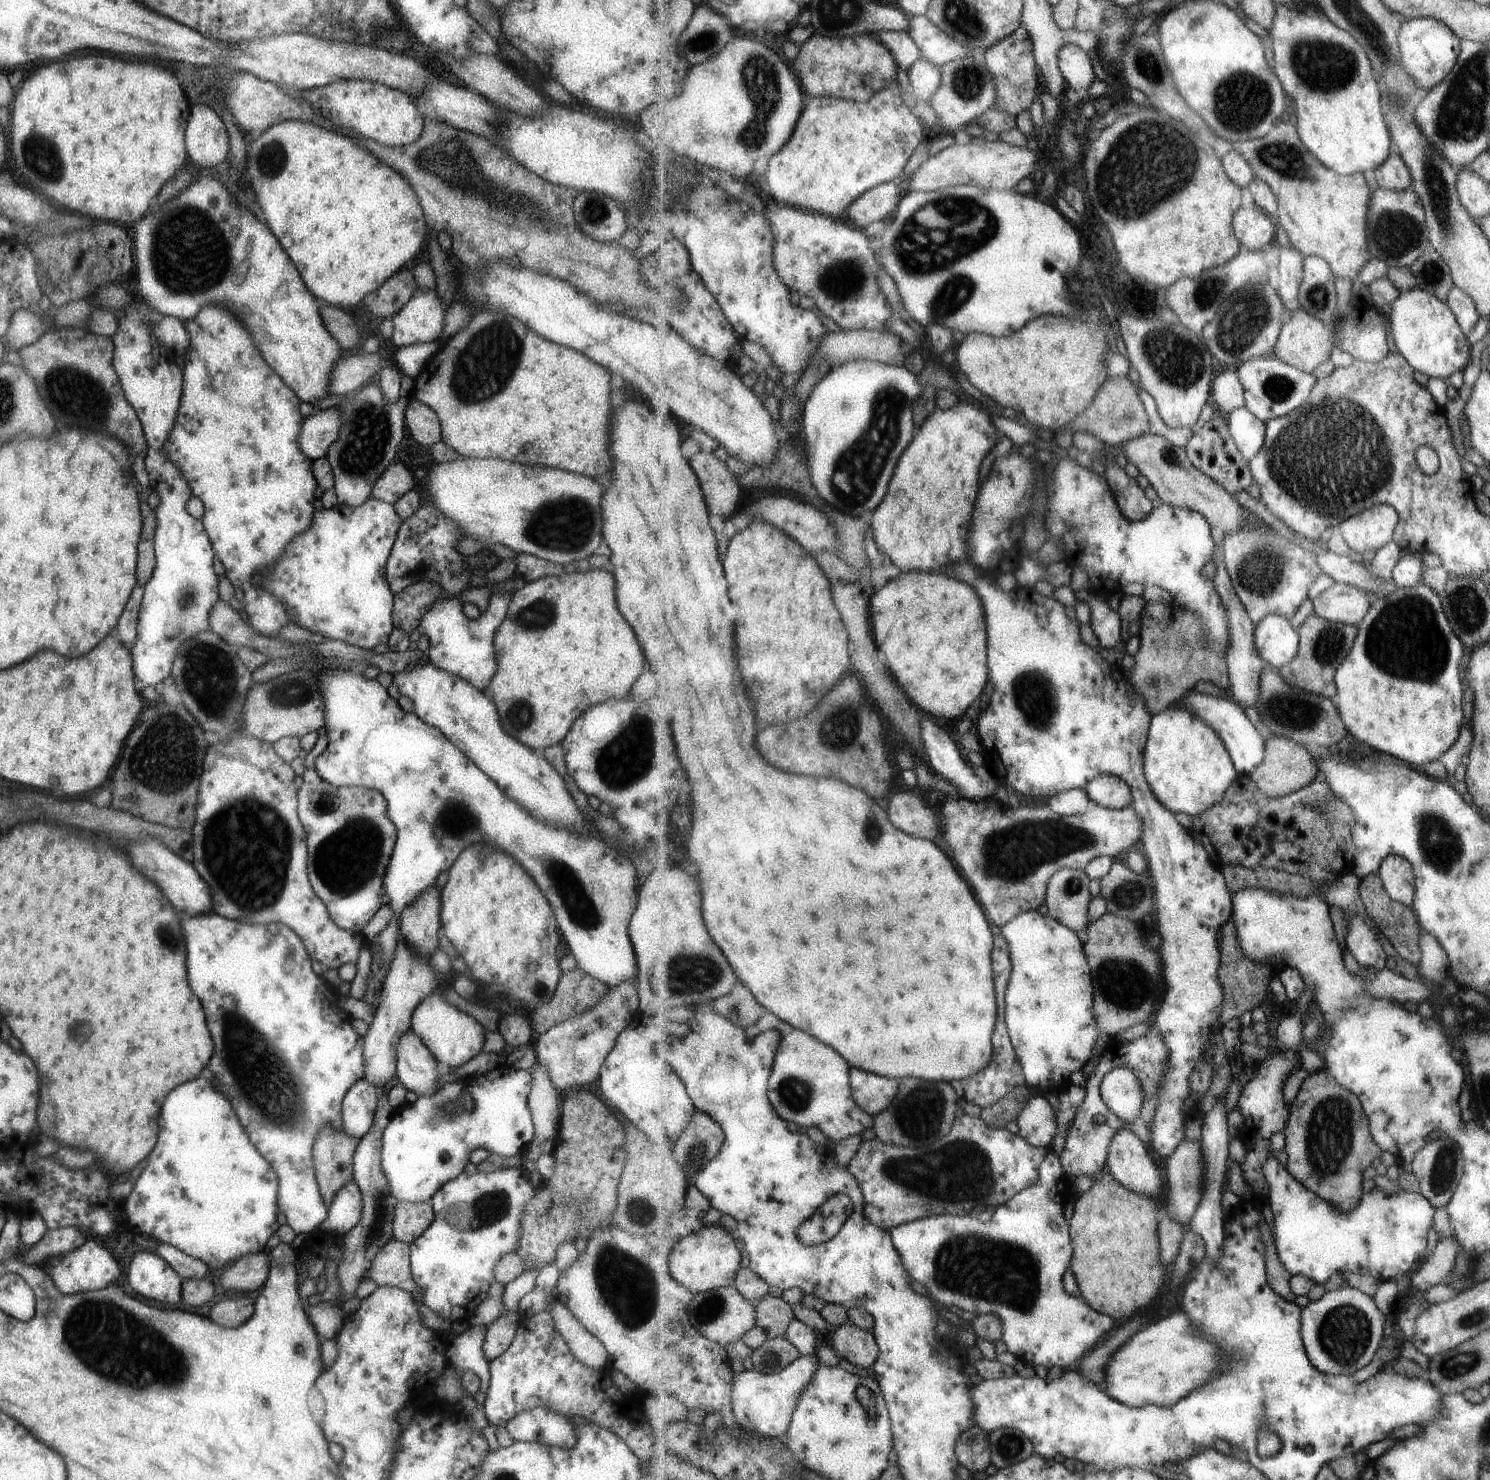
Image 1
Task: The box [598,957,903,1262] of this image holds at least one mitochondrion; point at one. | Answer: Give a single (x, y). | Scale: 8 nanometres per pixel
(795, 1092)

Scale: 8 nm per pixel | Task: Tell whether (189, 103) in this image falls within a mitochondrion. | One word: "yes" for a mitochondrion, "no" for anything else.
no

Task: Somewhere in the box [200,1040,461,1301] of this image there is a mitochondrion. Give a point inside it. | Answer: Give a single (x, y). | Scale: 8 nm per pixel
(379, 1194)

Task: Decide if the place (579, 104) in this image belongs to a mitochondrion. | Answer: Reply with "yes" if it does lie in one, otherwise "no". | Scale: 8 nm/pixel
no

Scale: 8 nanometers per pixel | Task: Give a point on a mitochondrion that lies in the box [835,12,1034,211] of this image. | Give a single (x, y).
(967, 83)

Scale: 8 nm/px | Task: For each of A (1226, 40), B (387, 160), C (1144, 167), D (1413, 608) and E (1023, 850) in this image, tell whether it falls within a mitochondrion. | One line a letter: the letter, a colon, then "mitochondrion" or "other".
A: other
B: other
C: mitochondrion
D: mitochondrion
E: mitochondrion

